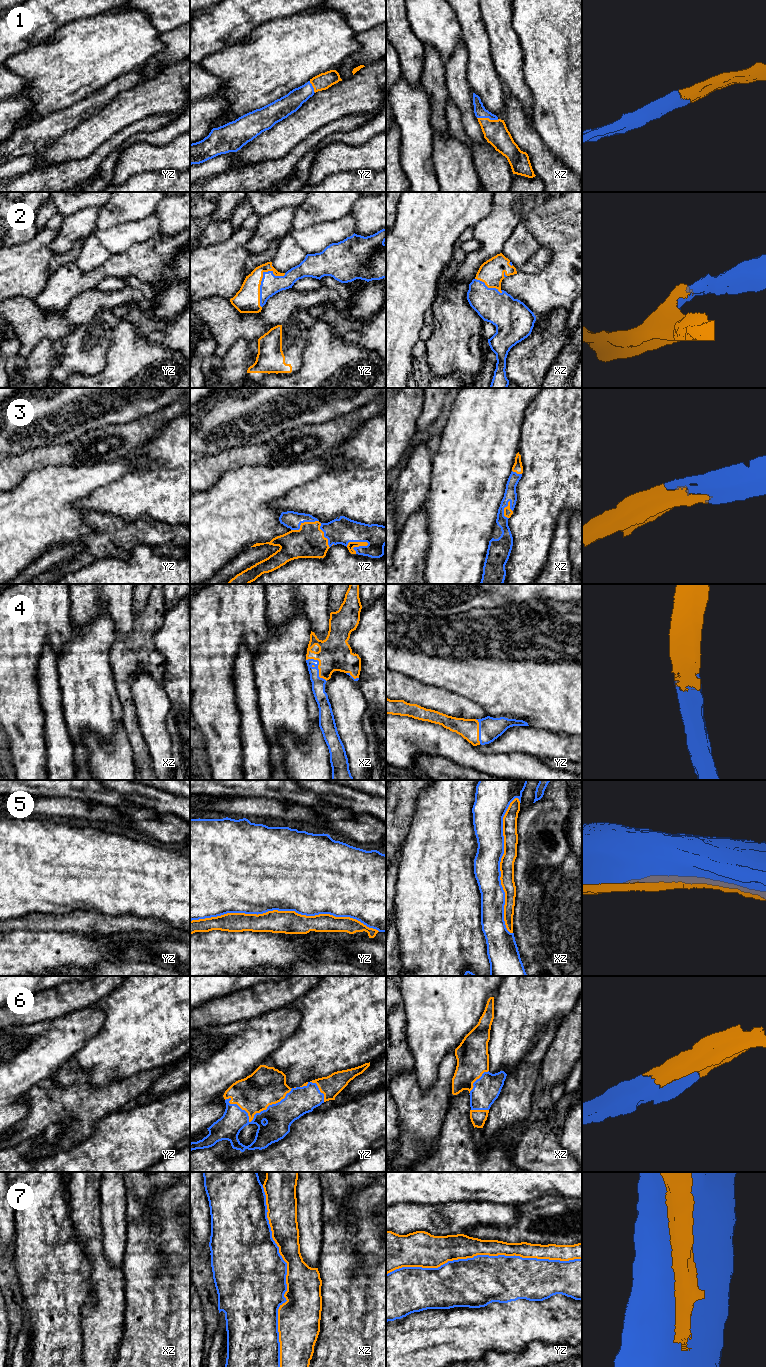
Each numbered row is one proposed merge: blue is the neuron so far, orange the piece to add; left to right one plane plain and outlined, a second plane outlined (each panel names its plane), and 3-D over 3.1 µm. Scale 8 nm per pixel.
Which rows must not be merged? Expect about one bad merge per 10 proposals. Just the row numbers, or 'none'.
5, 7

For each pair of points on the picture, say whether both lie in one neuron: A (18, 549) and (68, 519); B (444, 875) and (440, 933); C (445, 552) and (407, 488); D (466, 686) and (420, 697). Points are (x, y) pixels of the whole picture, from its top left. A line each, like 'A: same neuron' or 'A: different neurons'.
A: same neuron
B: same neuron
C: different neurons
D: different neurons

